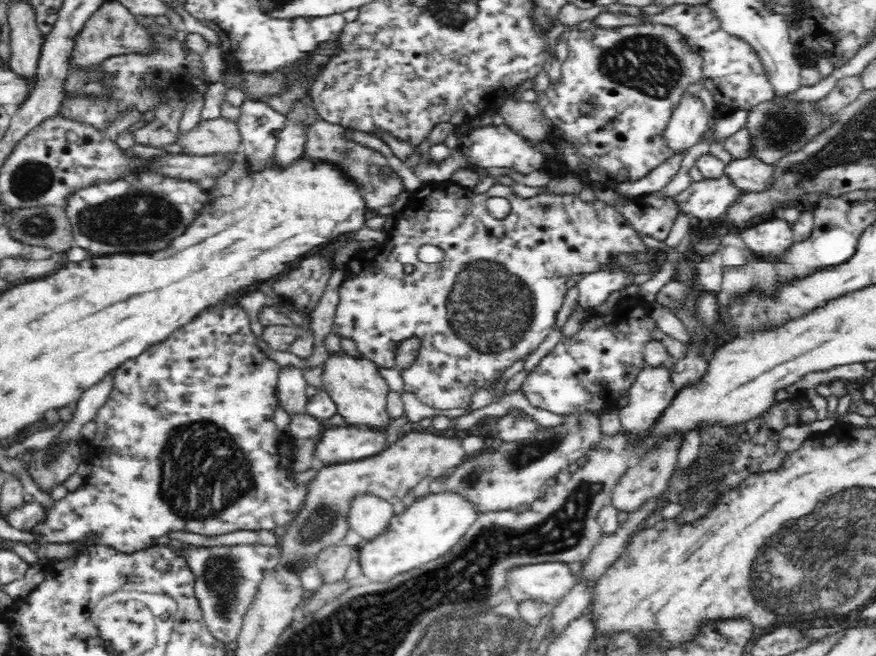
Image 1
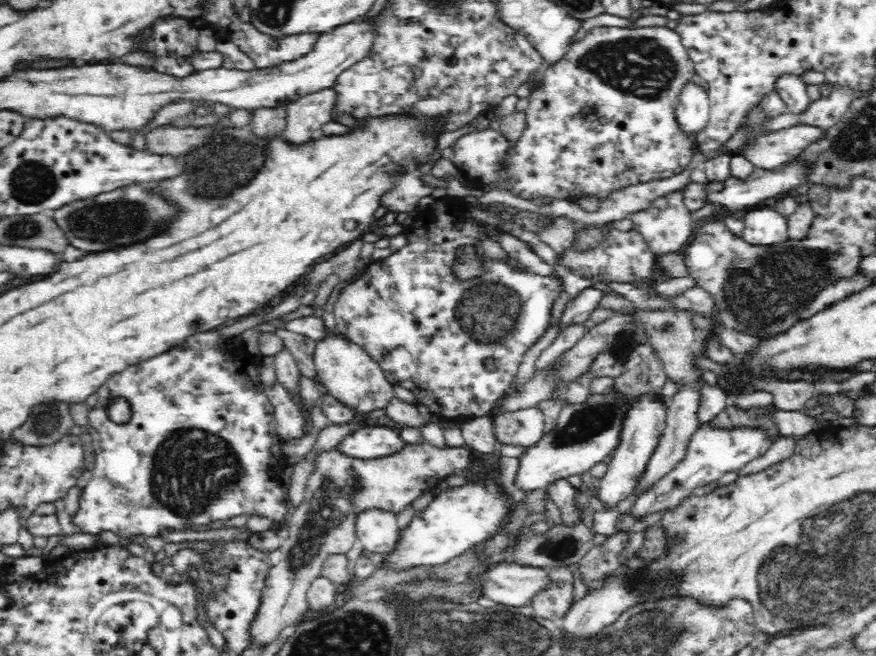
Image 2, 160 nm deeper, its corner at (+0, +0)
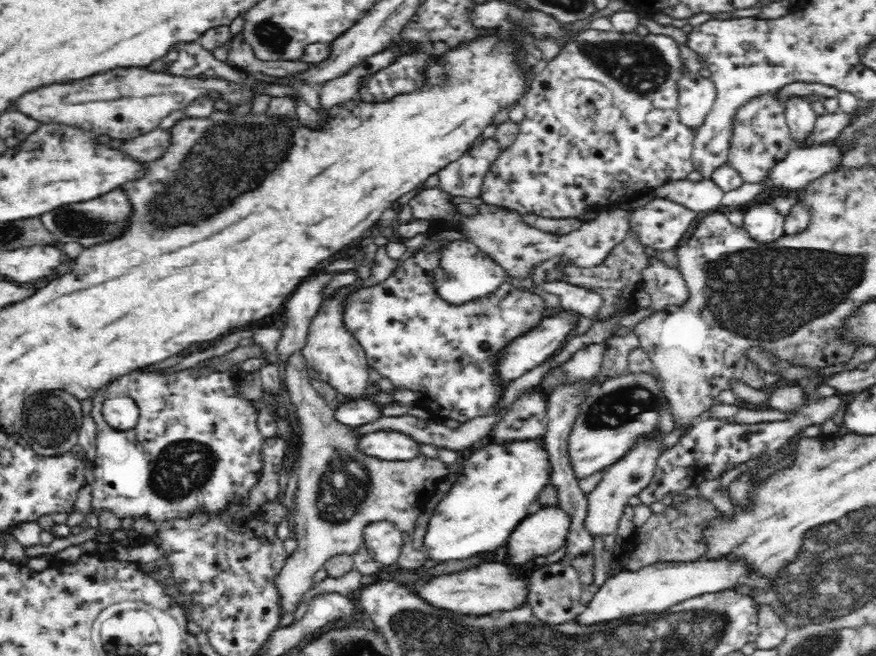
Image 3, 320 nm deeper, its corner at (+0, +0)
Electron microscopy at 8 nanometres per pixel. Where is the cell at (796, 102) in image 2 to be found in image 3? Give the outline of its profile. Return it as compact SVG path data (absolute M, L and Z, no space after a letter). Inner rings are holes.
M790 95L783 102L783 111L791 138L794 138L796 143L801 143L812 130L814 121L818 117L811 101L806 96Z

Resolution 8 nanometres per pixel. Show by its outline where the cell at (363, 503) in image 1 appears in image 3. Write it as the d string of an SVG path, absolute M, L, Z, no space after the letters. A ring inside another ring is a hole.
M381 520L365 524L362 538L369 555L388 568L393 568L402 548L402 531L397 524Z

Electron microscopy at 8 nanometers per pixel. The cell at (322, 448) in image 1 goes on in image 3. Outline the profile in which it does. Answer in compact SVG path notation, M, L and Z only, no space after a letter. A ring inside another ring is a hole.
M376 431L362 435L355 448L380 460L410 460L420 455L420 443L396 431Z

